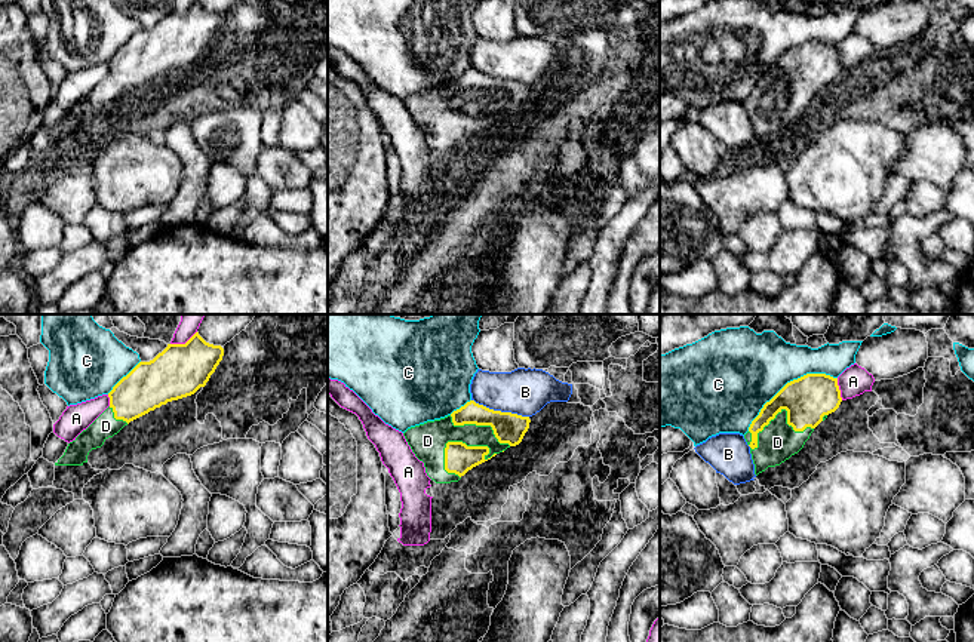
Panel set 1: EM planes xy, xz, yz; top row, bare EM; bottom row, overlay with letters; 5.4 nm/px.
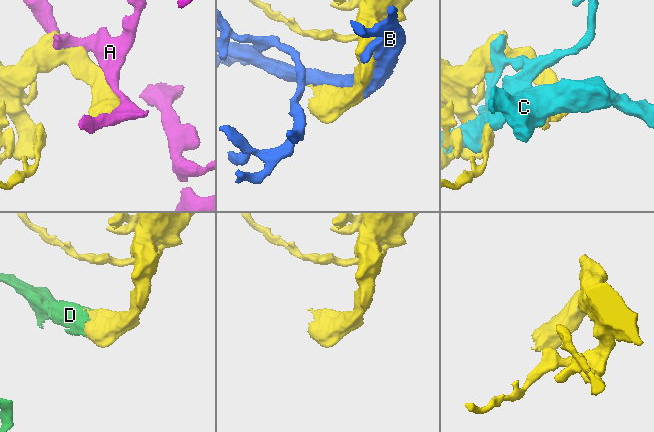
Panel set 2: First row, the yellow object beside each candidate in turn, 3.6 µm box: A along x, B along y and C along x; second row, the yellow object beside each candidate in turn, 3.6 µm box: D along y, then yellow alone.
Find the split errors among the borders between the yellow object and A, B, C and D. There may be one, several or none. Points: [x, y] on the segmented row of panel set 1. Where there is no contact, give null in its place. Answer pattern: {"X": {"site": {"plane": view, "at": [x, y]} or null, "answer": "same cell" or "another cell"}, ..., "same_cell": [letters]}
{"A": {"site": {"plane": "xy", "at": [183, 344]}, "answer": "another cell"}, "B": {"site": {"plane": "xz", "at": [500, 411]}, "answer": "another cell"}, "C": {"site": {"plane": "yz", "at": [787, 383]}, "answer": "another cell"}, "D": {"site": {"plane": "yz", "at": [780, 411]}, "answer": "same cell"}, "same_cell": ["D"]}

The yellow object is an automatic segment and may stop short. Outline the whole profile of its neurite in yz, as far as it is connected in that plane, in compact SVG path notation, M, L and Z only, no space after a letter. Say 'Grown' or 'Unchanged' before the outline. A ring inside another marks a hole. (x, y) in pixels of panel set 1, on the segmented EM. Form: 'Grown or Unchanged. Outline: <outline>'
Grown. Outline: M806 374L787 383L744 434L750 446L755 474L775 467L798 454L814 428L842 402L838 378Z

